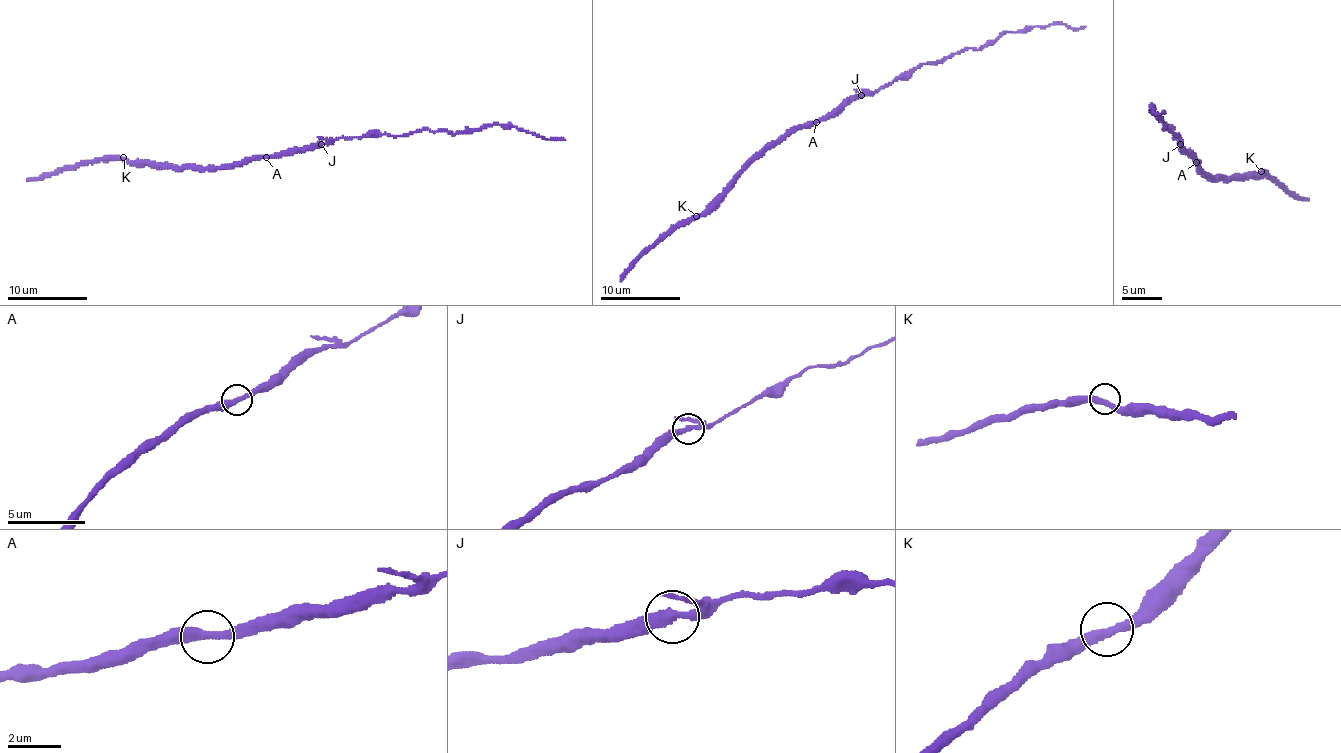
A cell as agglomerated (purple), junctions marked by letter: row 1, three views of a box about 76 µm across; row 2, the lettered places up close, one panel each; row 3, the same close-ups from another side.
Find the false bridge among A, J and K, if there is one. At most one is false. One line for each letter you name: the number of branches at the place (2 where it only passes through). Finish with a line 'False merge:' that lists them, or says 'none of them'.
J: Branches: 2
False merge: J

